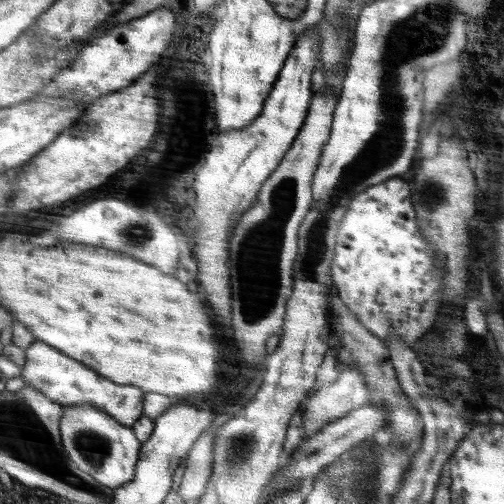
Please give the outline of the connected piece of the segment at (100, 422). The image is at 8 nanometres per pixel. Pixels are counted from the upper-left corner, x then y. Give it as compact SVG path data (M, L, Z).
M80 403L80 405L63 406L62 410L64 410L62 411L62 417L60 417L62 446L68 453L70 460L82 470L84 475L90 474L99 484L112 489L132 481L136 474L137 463L140 462L142 447L142 442L138 440L134 430L114 419L113 416L110 416L98 405L84 405Z

